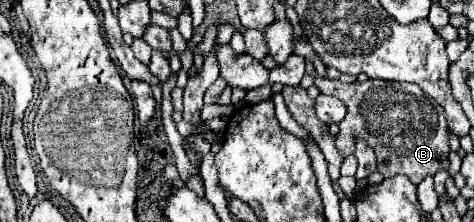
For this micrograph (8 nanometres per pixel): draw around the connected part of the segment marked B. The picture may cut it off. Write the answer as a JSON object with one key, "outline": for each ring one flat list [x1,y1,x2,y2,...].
{"outline":[[305,59,305,69,307,69,307,75,313,75,315,87,319,87,321,93,339,97,347,107,347,115,339,123,339,133,335,135,335,147,343,155,353,155,355,143,359,139,363,139,373,147,373,151,377,155,377,171,379,173,383,173,387,177,405,175,415,185,419,185,427,175,435,175,441,169,449,169,449,159,447,159,447,155,449,155,449,127,445,121,445,111,441,109,441,105,437,105,437,101,433,101,429,95,425,95,421,91,421,87,417,87,413,83,383,81,383,79,367,79,365,83,341,83,339,79,319,77,315,71,315,65,309,59]]}

